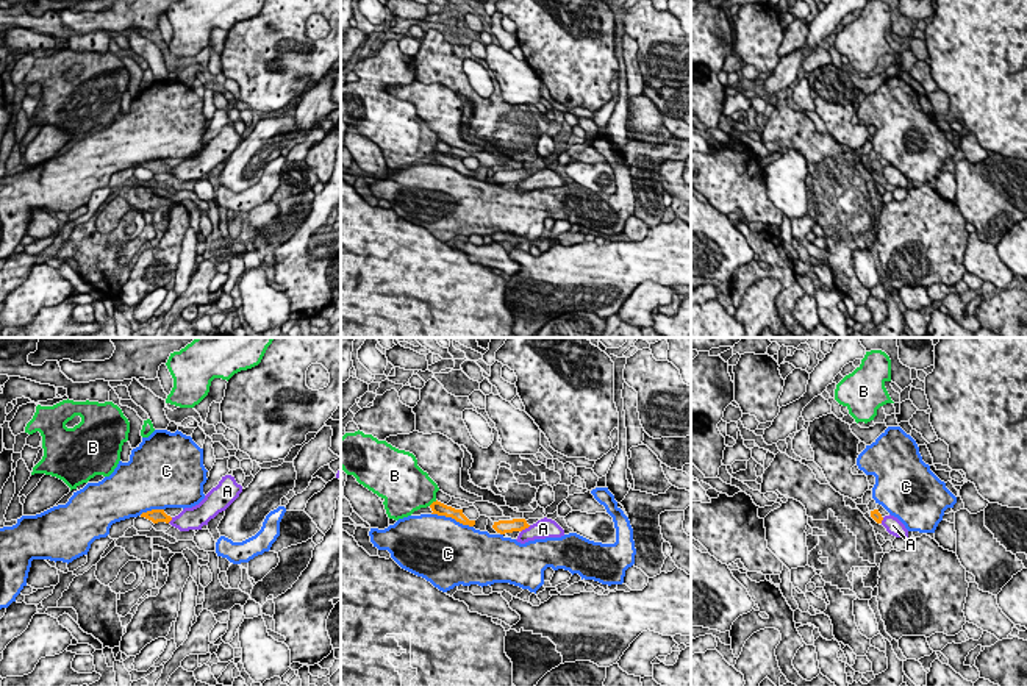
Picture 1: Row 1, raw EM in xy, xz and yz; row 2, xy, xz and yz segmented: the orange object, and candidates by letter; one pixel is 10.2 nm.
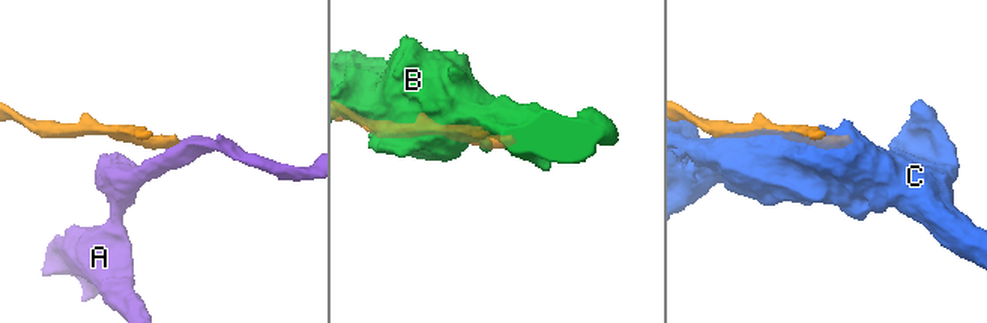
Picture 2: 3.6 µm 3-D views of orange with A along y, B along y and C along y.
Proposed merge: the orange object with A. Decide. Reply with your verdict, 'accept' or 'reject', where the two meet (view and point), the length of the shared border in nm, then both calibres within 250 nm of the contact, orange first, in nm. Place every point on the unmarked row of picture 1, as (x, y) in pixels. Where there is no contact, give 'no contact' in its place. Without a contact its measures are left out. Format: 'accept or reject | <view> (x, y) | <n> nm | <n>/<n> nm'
reject | xz (526, 177) | 130 nm | 140/200 nm

